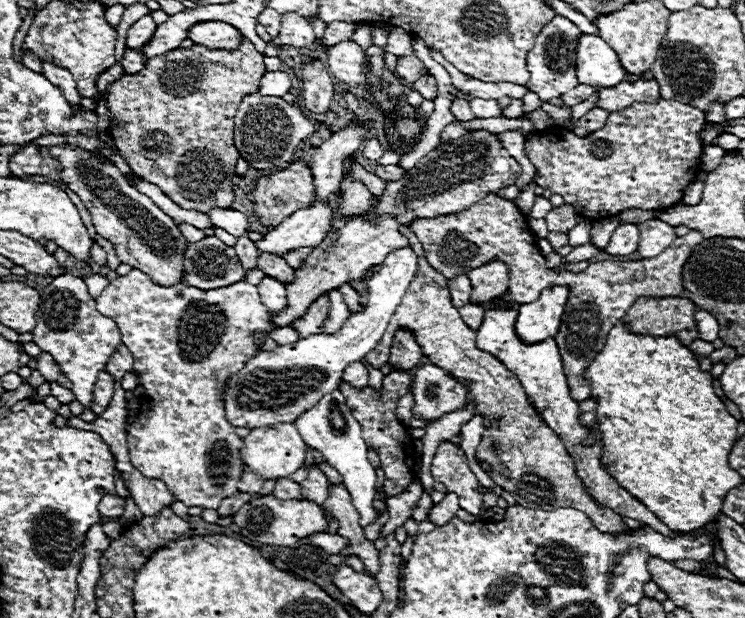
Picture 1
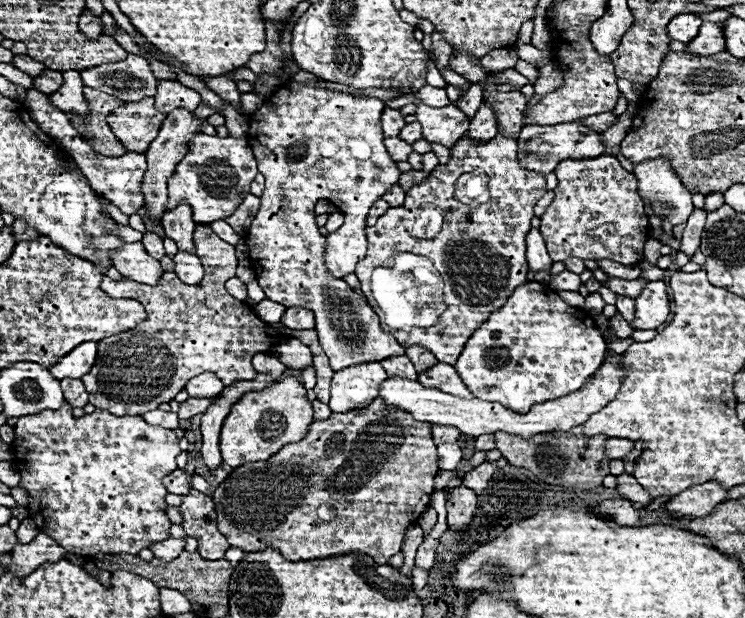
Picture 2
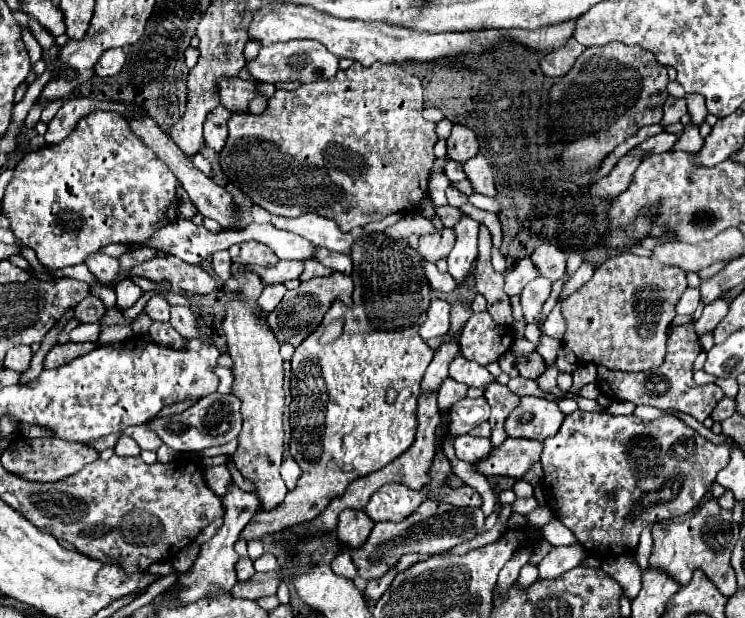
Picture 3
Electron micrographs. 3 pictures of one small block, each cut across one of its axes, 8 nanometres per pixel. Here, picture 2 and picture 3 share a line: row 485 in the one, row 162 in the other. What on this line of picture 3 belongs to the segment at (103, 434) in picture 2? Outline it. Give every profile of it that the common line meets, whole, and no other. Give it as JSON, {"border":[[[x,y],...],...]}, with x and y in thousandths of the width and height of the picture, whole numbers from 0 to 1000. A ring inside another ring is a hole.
{"border":[[[129,178],[129,181],[121,181],[118,188],[113,188],[102,207],[78,233],[62,233],[40,249],[35,249],[24,269],[19,272],[19,288],[13,291],[11,304],[8,304],[8,314],[5,314],[5,324],[3,324],[3,346],[13,356],[13,372],[19,375],[19,382],[38,401],[43,401],[48,408],[48,417],[51,424],[64,437],[64,440],[75,440],[75,437],[83,437],[83,434],[91,434],[91,430],[99,430],[99,427],[110,427],[121,411],[132,408],[134,401],[145,398],[145,395],[169,395],[169,398],[180,398],[180,395],[196,395],[217,366],[226,366],[228,359],[234,359],[234,343],[236,343],[236,353],[239,353],[239,320],[236,320],[236,298],[239,291],[234,288],[234,282],[220,269],[220,262],[201,243],[196,239],[185,223],[183,217],[174,210],[172,197],[166,194],[164,184],[158,181],[142,181],[142,178]]]}

